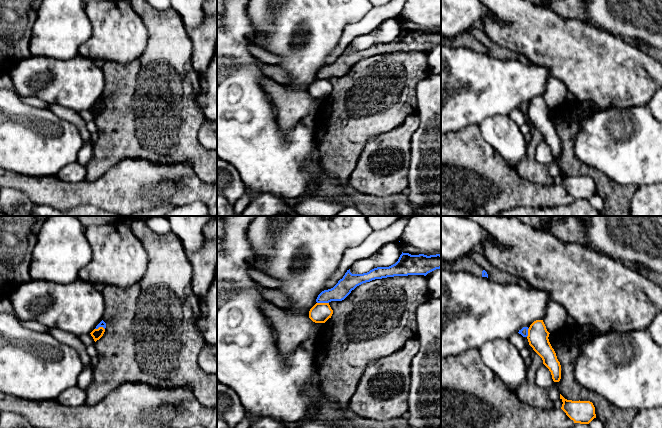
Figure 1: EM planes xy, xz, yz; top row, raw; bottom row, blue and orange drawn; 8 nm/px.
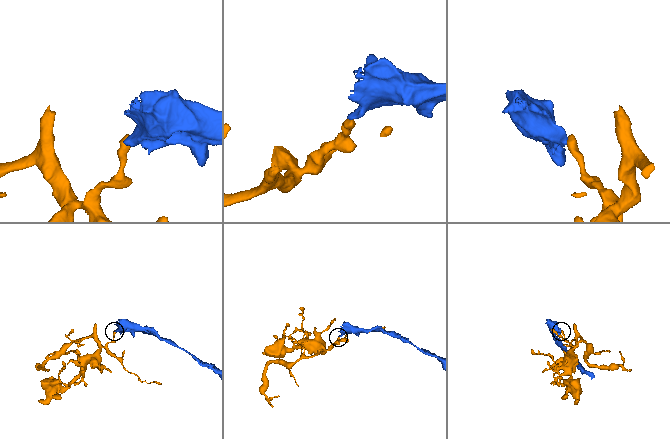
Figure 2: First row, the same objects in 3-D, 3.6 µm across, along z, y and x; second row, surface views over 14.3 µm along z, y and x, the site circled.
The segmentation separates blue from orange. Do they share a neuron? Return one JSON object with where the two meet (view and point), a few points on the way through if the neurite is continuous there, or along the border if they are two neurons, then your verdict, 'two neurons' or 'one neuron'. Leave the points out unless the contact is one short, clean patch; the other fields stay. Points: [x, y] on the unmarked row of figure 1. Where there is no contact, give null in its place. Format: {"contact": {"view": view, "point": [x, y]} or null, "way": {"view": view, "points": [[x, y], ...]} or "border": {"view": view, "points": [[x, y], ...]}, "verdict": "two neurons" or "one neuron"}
{"contact": {"view": "xz", "point": [323, 78]}, "verdict": "two neurons"}

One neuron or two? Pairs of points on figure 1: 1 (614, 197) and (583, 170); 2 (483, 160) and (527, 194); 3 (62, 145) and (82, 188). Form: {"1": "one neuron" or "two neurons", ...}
{"1": "one neuron", "2": "one neuron", "3": "two neurons"}

